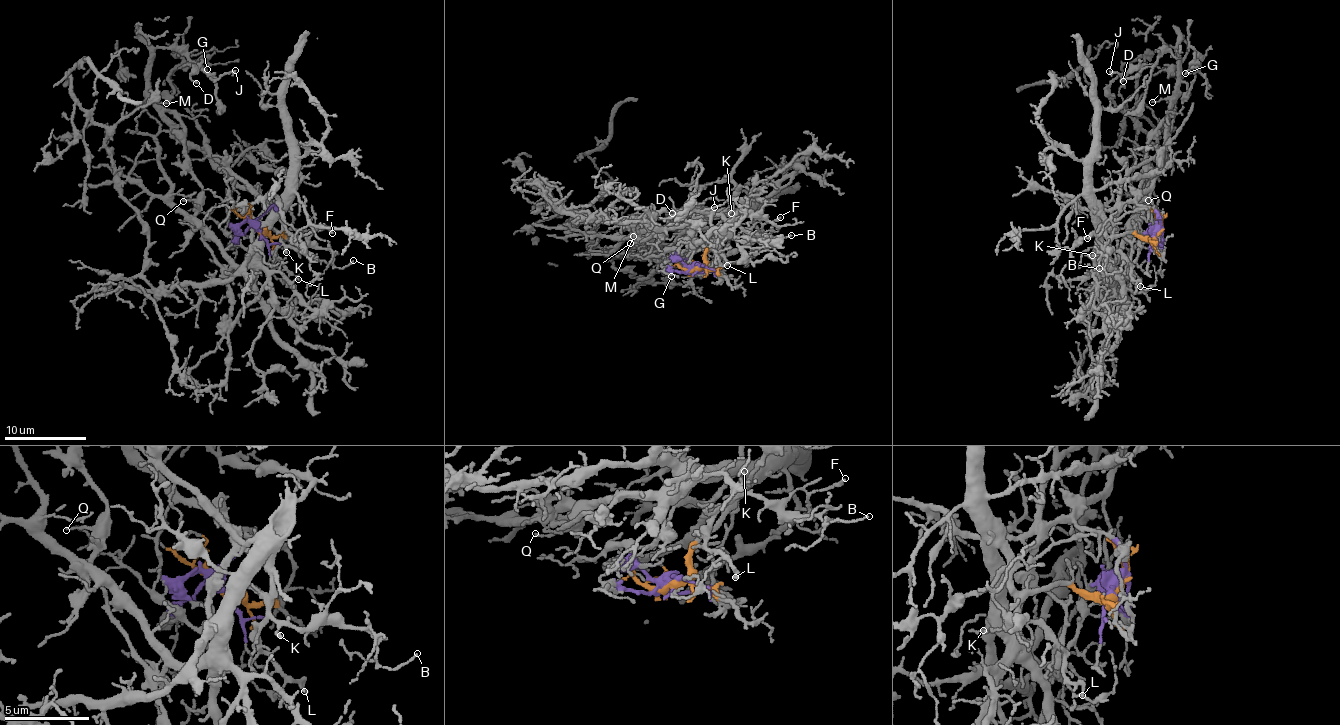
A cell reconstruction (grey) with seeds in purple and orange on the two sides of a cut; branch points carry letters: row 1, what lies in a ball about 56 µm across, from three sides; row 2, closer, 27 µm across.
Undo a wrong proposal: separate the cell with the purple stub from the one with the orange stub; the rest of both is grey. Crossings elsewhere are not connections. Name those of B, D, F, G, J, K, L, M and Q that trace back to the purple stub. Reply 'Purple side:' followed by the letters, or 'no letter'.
Purple side: D, G, J, M, Q

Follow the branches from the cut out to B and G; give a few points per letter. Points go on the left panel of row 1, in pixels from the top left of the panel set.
B: (256, 227), (267, 232), (265, 233), (274, 230), (285, 245), (327, 247), (336, 268), (344, 268), (353, 260)
G: (258, 227), (228, 221), (234, 185), (151, 91), (171, 88), (173, 69), (207, 70)

